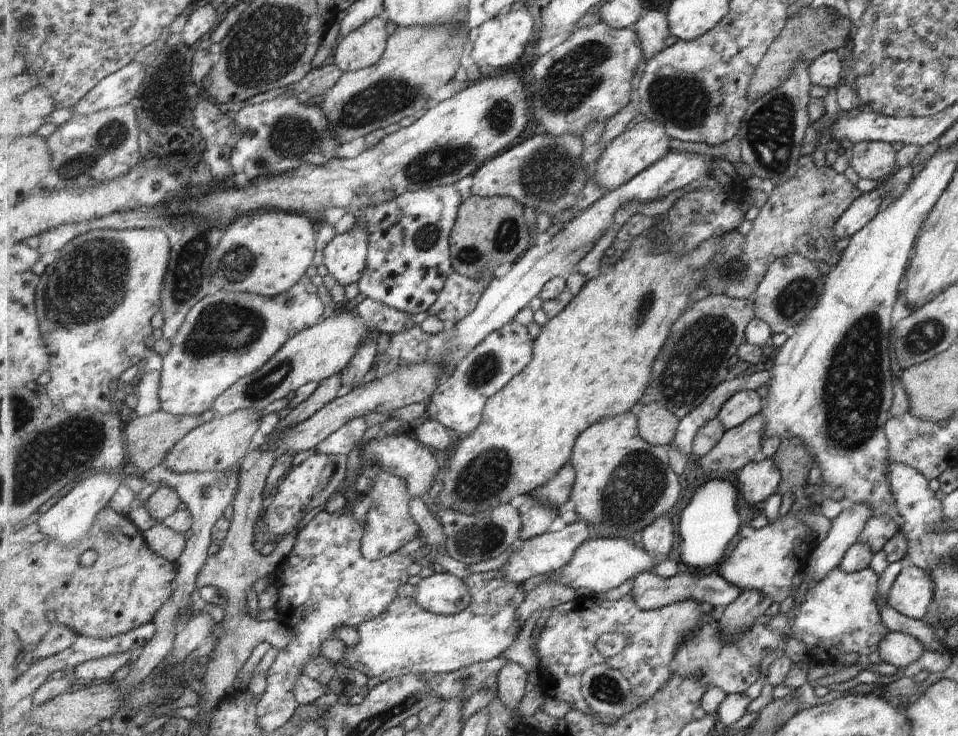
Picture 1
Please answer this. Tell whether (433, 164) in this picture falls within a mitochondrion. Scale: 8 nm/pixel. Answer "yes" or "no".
yes

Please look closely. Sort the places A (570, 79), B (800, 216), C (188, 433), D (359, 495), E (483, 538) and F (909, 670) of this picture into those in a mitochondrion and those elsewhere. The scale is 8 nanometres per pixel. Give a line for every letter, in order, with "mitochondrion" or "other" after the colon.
A: mitochondrion
B: other
C: other
D: other
E: mitochondrion
F: other

